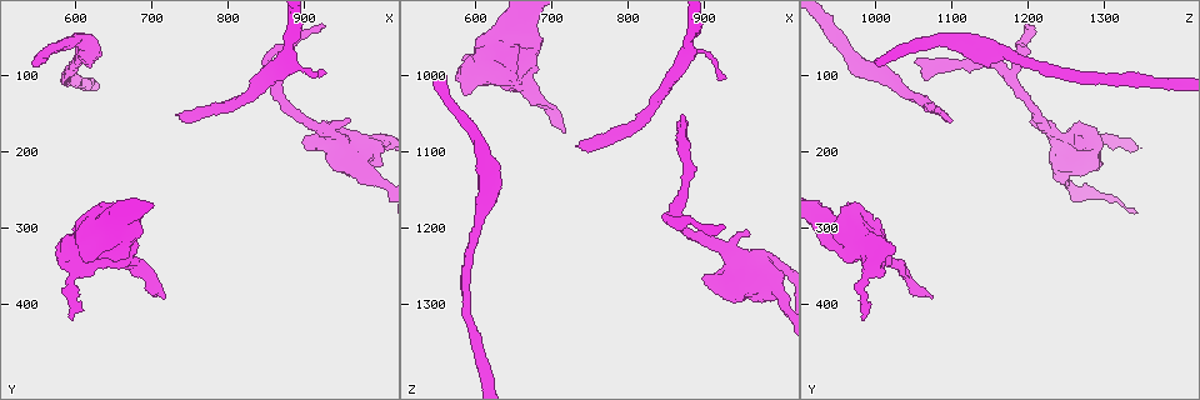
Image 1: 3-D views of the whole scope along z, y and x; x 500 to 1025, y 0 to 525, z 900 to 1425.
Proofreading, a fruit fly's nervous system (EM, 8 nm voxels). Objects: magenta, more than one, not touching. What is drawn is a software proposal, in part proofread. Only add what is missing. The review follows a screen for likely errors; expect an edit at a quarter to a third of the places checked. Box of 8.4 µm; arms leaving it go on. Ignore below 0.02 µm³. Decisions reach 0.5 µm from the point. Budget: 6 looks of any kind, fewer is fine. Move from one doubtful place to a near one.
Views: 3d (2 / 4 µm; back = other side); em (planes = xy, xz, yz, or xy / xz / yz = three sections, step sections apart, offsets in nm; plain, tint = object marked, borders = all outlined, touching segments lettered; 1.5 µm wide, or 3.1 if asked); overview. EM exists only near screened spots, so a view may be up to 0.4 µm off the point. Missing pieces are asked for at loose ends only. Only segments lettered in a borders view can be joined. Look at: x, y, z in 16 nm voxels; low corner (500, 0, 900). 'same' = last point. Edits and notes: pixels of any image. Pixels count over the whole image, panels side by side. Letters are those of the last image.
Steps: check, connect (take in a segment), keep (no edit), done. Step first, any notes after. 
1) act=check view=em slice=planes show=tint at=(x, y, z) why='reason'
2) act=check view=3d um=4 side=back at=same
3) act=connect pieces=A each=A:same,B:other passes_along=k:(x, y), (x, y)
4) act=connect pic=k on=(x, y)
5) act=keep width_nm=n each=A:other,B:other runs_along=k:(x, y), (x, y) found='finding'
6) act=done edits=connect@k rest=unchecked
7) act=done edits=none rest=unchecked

act=check view=3d um=4 at=(540, 85, 1000) why='free end'

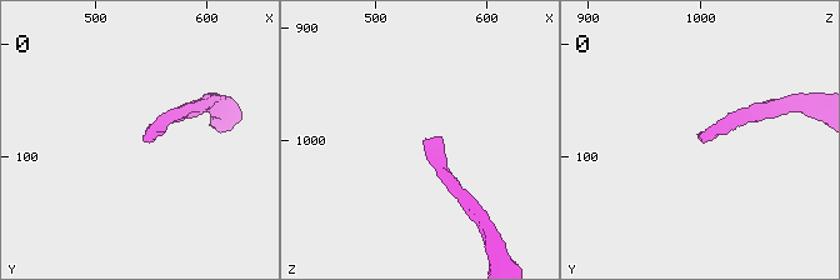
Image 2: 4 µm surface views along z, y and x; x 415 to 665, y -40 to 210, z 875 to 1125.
act=check view=em slice=yz step=8 show=borders at=(544, 86, 1000) why='now the EM'

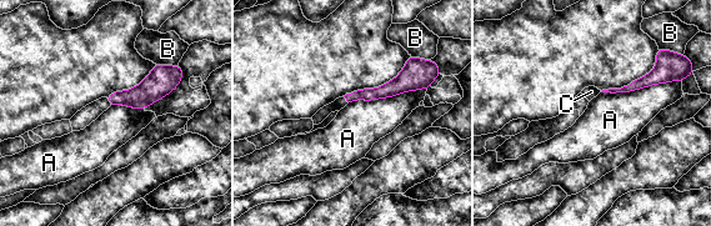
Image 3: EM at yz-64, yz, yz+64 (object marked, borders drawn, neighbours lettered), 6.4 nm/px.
act=keep each=A:other,B:other,C:other found='no lettered segment goes on from it'

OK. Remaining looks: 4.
act=check view=3d um=2 at=(590, 415, 980)

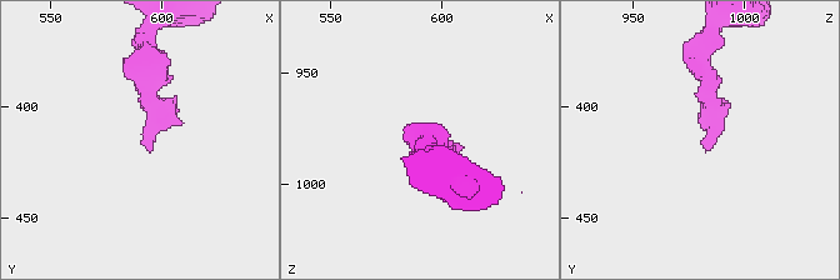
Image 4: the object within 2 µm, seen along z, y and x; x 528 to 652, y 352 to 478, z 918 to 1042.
act=check view=em slice=yz step=8 show=tint at=(591, 418, 983)

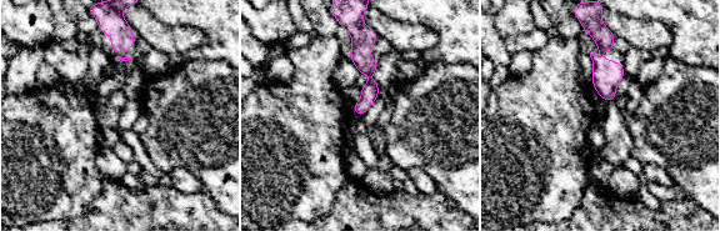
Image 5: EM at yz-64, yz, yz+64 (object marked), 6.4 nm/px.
act=check view=em slice=planes show=borders at=same

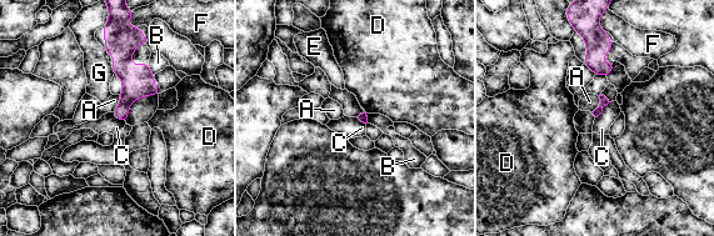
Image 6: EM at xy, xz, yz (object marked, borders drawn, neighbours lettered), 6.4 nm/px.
act=keep longest_contact=E:150nm each=A:other,B:other,C:other,D:other,E:other,F:other,G:other border=6:(609, 103), (595, 118) found='no lettered segment goes on from it'

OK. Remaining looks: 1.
act=check view=em slice=planes show=borders at=(735, 150, 1090) why='end of a long branch'

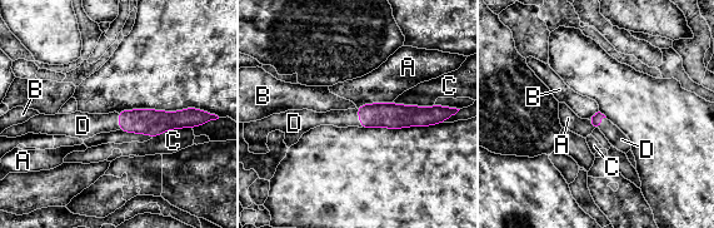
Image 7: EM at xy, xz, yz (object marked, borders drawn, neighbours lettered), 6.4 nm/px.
act=connect pieces=D each=A:other,B:other,C:other,D:same passes_along=7:(392, 115), (359, 118), (338, 118) found='the neuron continues'

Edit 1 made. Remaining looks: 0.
act=done edits=connect@7 rest=unchecked

